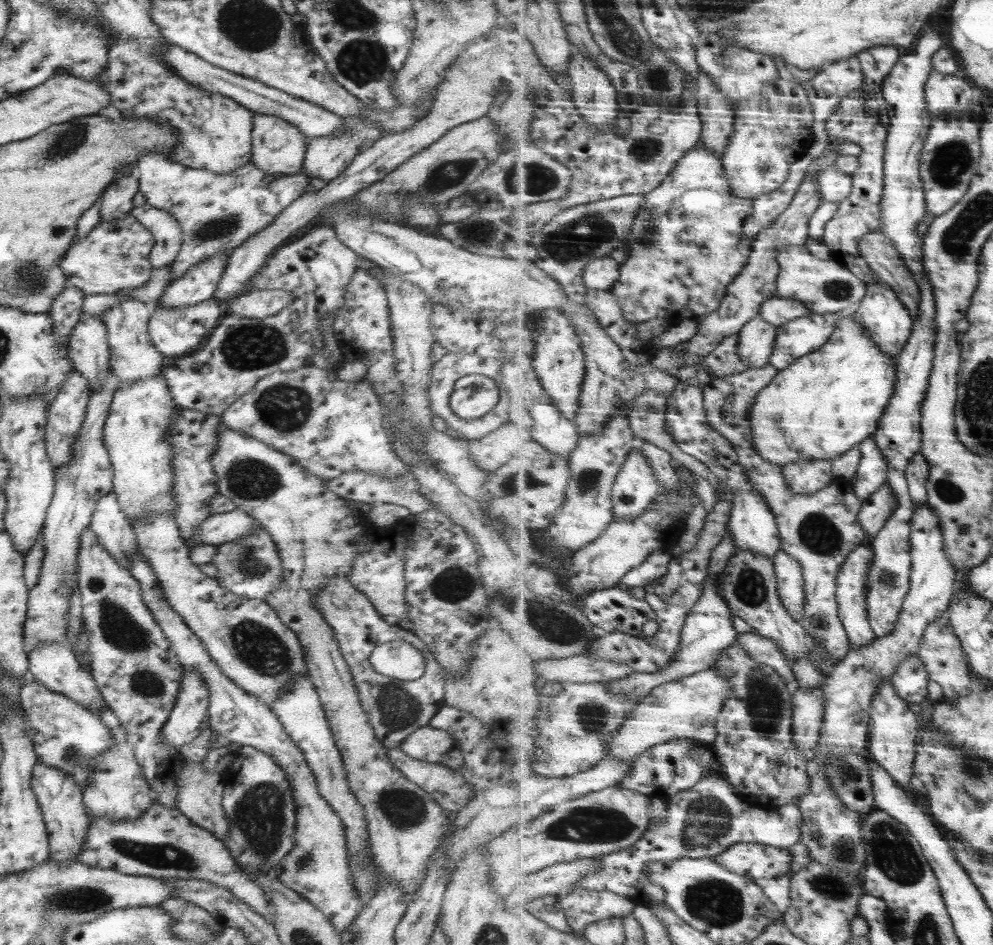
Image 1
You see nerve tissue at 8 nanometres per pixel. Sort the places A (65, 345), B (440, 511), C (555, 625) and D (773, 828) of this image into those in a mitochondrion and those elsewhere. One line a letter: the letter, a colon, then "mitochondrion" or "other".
A: other
B: other
C: mitochondrion
D: other

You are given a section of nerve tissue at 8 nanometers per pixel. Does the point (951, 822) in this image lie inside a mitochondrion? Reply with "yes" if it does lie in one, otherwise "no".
no

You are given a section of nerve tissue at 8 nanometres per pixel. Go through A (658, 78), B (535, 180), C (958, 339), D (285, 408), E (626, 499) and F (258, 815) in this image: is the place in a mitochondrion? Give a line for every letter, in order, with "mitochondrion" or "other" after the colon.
A: mitochondrion
B: mitochondrion
C: other
D: mitochondrion
E: other
F: mitochondrion

